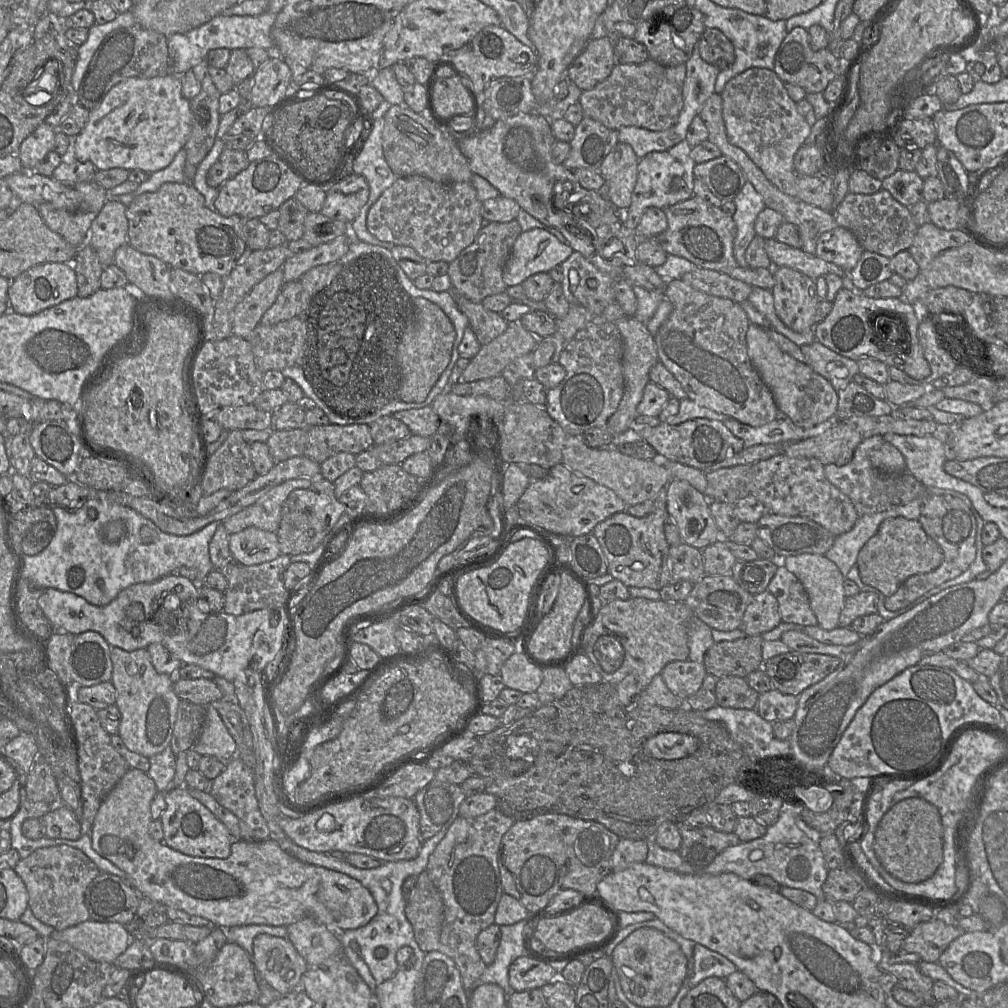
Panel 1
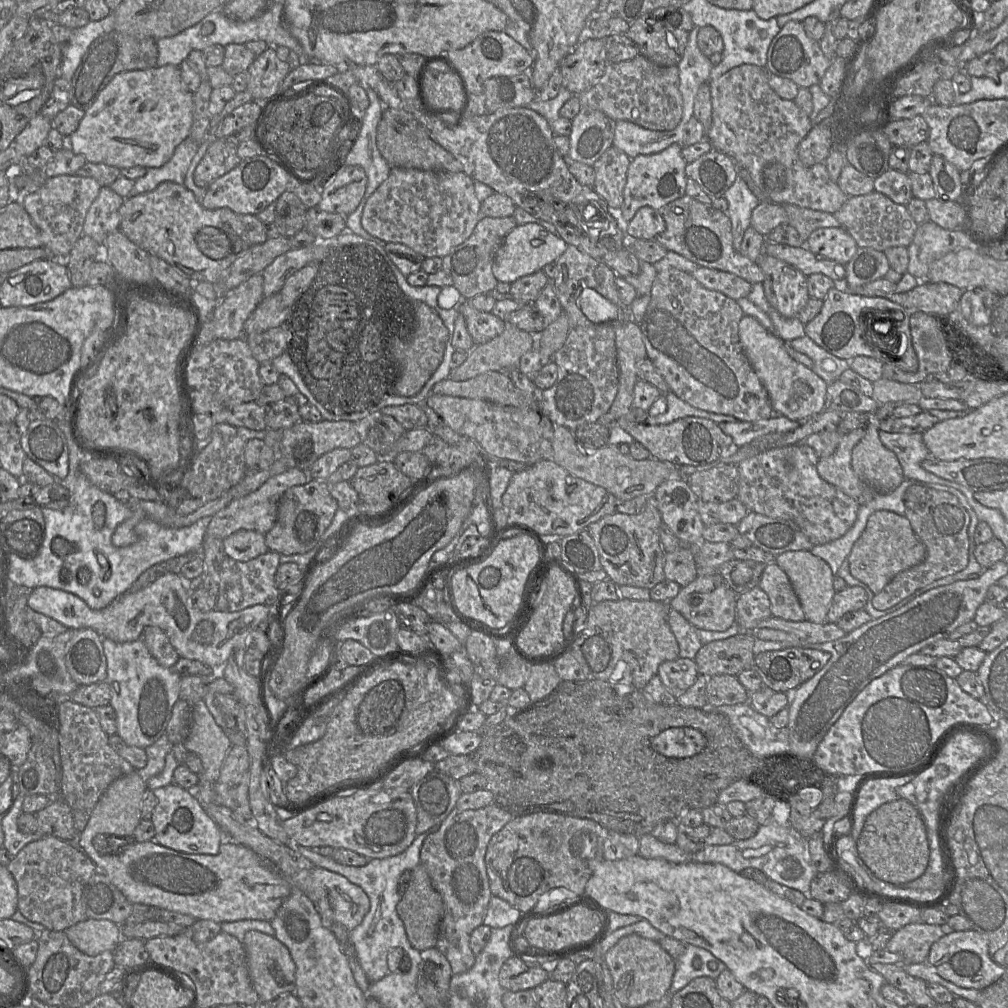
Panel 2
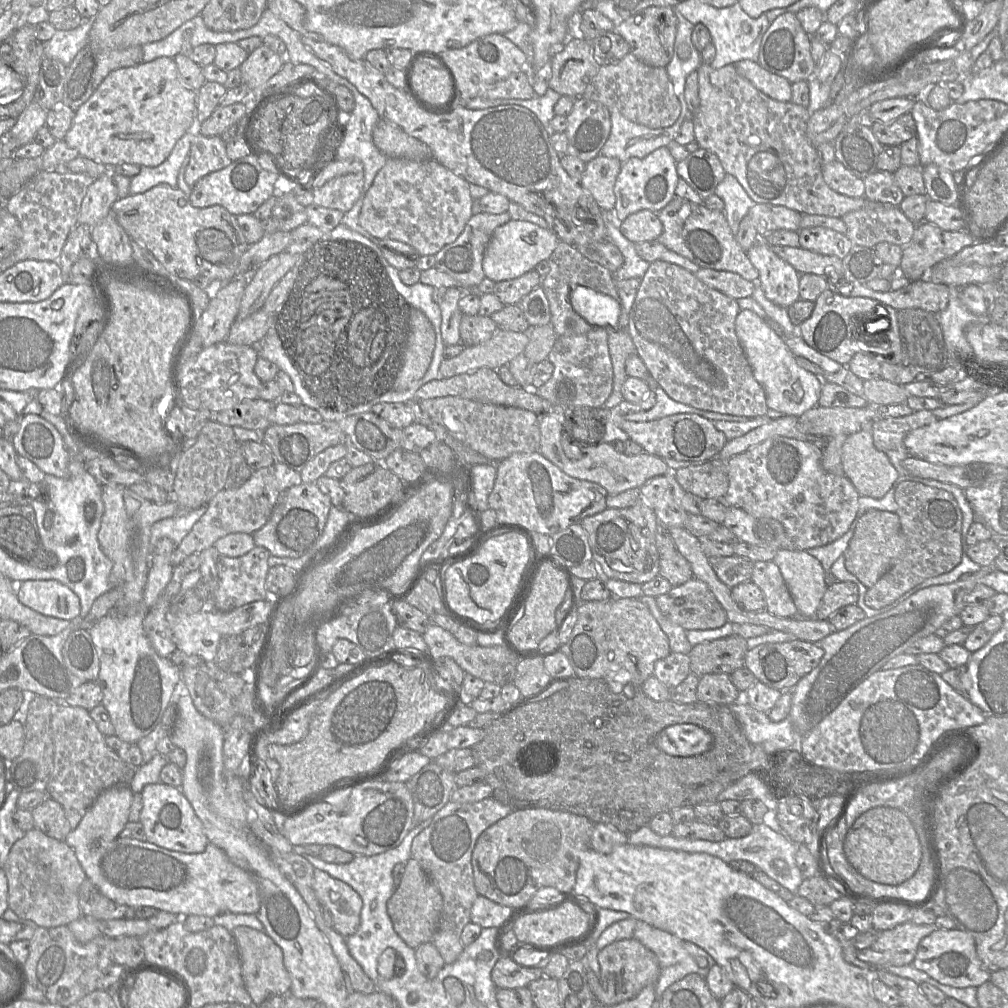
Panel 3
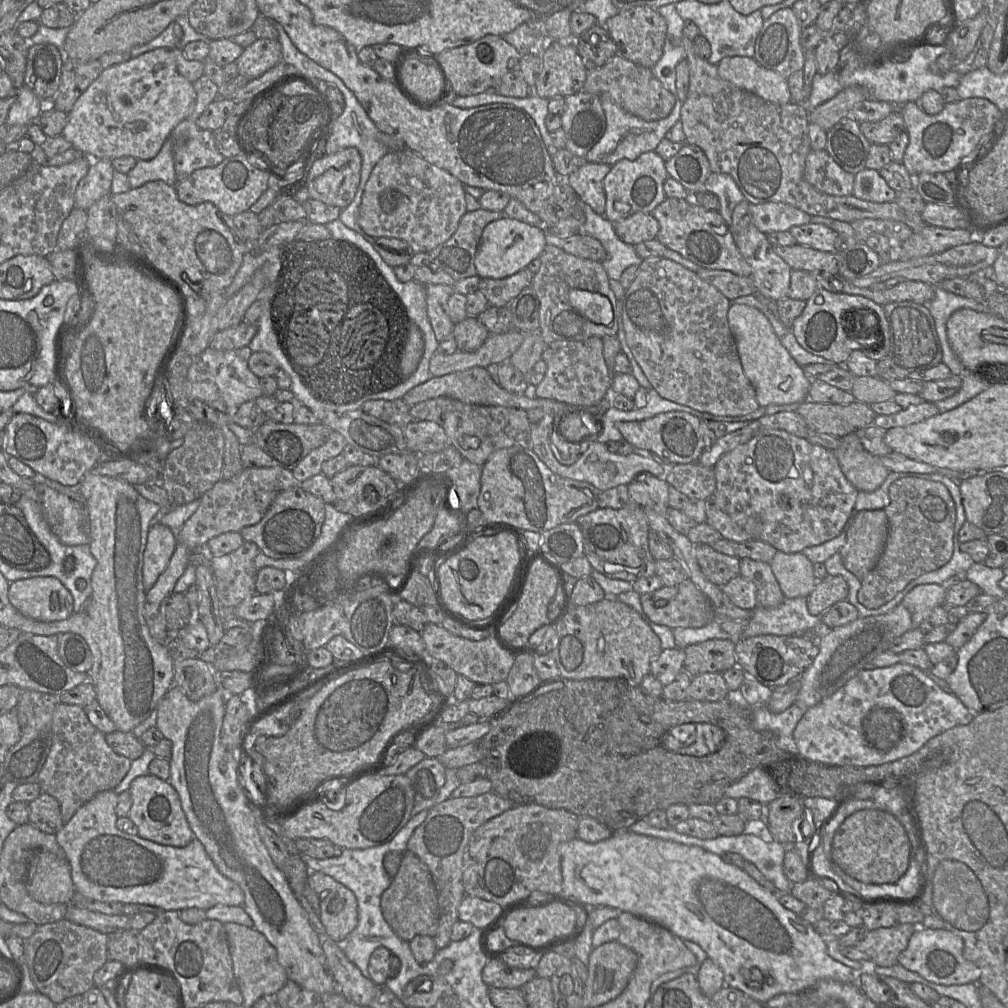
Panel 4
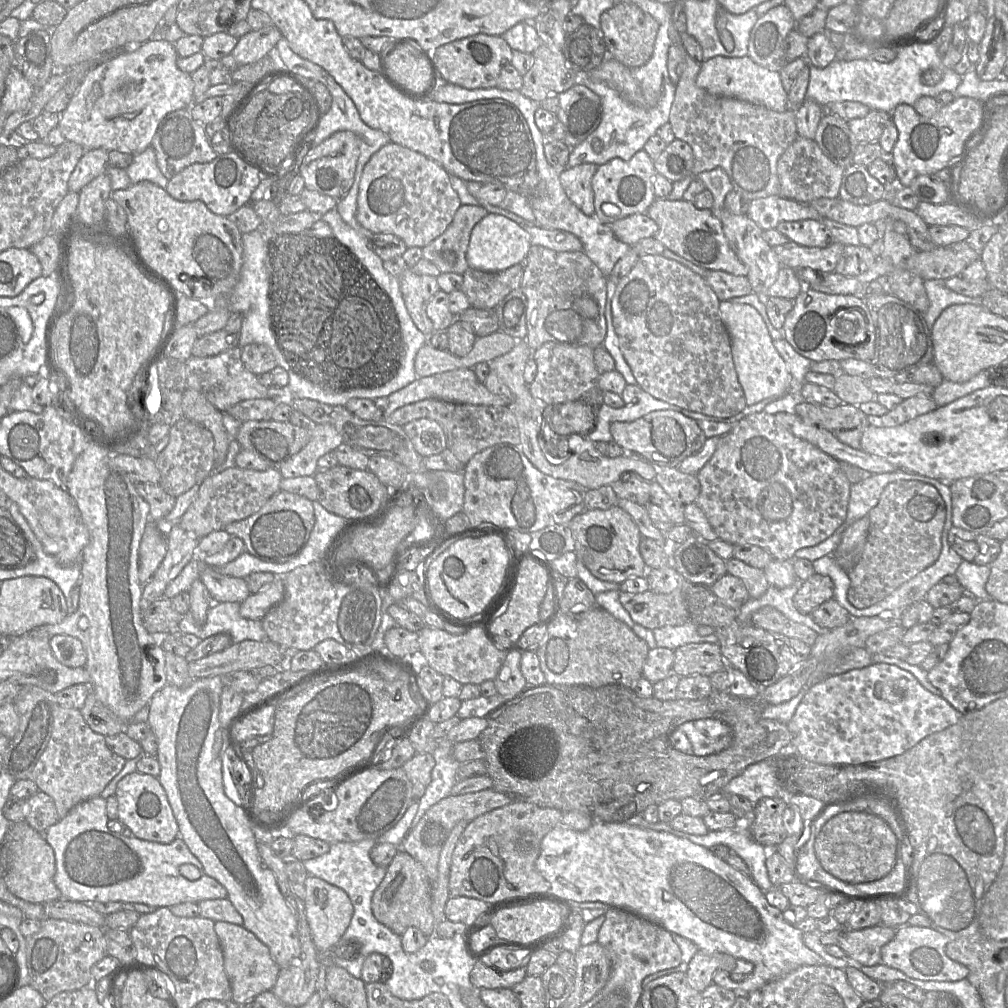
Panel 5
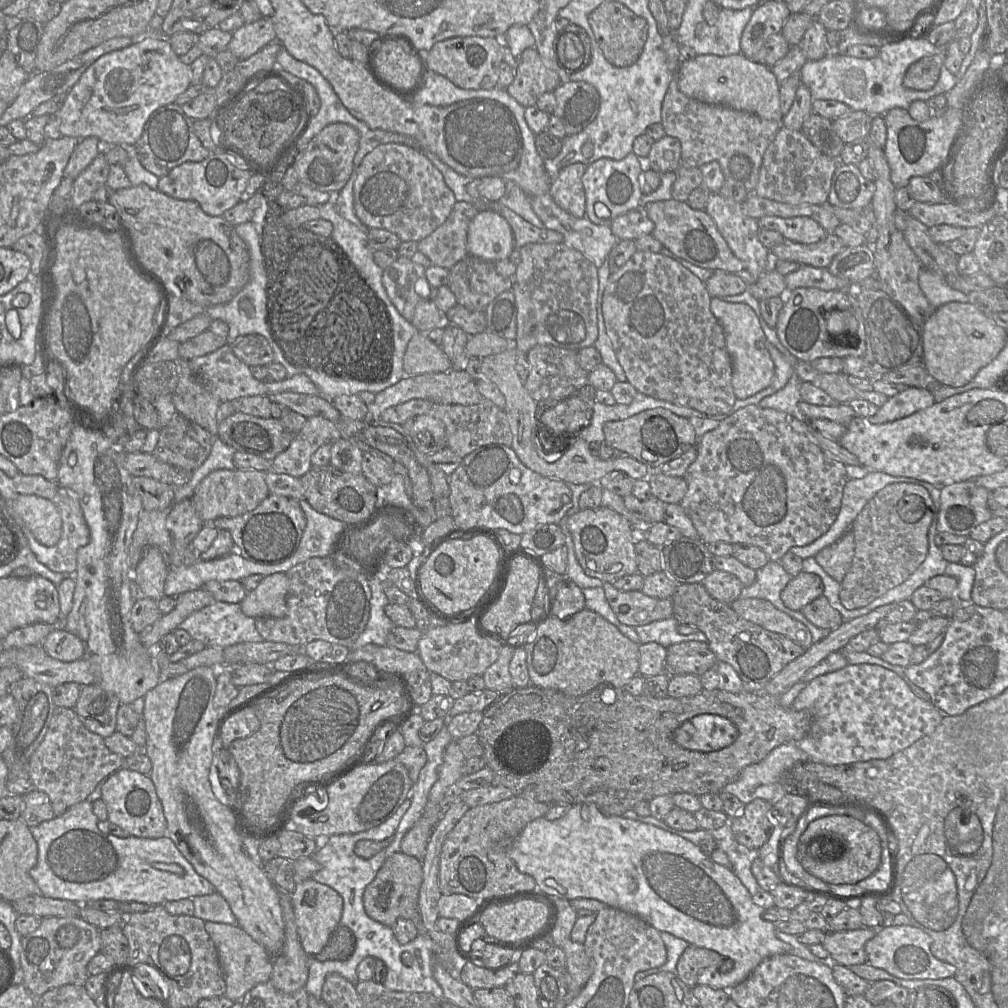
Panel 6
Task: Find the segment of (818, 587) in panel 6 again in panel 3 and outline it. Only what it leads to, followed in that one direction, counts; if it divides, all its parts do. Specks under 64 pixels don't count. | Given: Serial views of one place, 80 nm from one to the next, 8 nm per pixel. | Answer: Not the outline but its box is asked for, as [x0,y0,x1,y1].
[816,581,859,620]

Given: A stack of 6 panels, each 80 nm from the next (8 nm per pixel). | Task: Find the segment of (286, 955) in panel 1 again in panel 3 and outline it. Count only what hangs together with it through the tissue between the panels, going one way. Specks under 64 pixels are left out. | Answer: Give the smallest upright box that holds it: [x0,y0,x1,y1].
[232,926,291,1005]

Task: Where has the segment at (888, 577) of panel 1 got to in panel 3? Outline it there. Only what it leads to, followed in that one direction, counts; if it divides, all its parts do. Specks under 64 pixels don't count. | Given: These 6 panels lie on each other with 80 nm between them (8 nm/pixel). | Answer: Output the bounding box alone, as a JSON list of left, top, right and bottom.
[843,510,906,588]

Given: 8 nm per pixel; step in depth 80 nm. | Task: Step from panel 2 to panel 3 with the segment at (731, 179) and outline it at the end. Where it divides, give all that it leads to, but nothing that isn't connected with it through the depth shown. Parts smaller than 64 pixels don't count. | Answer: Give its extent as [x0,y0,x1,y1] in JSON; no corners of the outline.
[676,147,727,199]

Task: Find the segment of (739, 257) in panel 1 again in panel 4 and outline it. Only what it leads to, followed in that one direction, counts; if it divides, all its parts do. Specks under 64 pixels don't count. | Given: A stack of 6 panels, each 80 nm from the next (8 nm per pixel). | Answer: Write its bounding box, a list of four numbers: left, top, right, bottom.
[705,173,745,231]

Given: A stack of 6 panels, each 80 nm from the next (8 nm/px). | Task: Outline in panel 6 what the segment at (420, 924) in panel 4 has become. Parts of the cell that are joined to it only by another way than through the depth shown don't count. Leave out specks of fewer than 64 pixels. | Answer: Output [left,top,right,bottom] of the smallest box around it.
[363,851,422,927]

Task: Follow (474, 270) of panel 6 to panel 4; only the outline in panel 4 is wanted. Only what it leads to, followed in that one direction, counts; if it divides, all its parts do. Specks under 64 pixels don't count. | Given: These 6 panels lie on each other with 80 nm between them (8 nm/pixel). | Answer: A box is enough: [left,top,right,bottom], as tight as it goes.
[477,266,533,307]

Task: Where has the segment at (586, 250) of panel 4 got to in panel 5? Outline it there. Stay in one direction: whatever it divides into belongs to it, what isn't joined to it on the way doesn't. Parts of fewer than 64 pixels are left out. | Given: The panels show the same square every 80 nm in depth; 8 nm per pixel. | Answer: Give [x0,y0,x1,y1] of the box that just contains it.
[478,203,583,252]

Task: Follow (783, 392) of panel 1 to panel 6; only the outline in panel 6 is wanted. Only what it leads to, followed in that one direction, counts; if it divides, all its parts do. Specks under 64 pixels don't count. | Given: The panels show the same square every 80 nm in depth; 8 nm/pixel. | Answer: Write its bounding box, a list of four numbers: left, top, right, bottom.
[710,298,775,399]

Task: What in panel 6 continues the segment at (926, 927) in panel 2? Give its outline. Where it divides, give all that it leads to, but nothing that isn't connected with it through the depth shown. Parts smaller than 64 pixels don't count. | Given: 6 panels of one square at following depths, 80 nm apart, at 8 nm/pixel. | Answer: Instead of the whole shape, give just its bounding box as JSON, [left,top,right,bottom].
[821,928,880,967]

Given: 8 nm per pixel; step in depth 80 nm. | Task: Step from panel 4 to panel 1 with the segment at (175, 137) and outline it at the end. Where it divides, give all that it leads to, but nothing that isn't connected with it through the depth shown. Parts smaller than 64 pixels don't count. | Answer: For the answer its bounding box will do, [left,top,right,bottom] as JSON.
[206,148,250,188]

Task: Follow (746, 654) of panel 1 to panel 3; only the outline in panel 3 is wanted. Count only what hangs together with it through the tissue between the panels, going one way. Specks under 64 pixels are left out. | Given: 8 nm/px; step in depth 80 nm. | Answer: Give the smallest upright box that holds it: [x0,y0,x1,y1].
[688,635,748,677]

